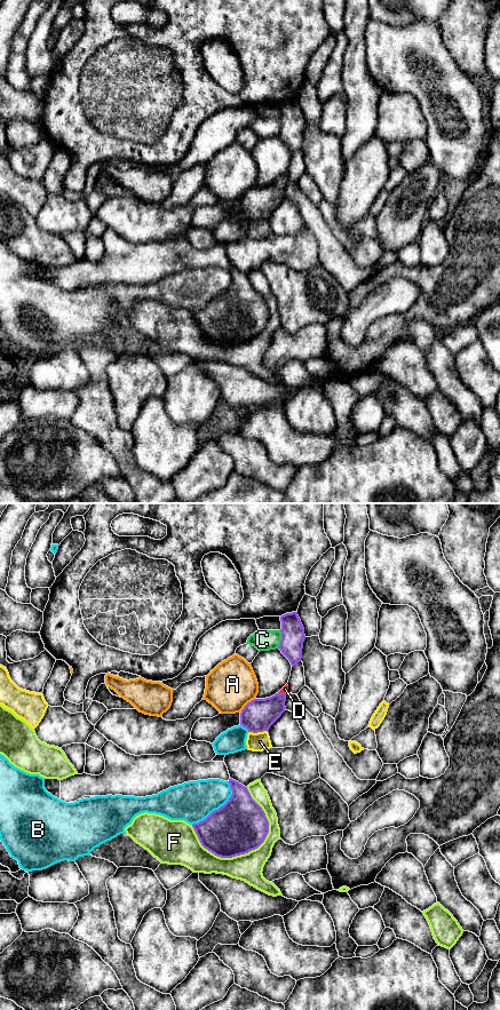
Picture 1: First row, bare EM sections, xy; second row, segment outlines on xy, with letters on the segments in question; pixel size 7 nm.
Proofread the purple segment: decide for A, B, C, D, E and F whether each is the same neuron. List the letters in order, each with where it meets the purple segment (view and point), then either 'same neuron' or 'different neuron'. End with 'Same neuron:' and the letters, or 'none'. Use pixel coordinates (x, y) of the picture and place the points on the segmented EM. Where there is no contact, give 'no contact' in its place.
A: contact xy (247, 704); different neuron
B: contact xy (220, 808); different neuron
C: contact xy (282, 639); different neuron
D: contact xy (283, 693); same neuron
E: contact xy (258, 731); different neuron
F: contact xy (228, 857); different neuron
Same neuron: D

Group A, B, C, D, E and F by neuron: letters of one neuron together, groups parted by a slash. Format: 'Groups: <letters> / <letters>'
Groups: A / B / C / D / E / F

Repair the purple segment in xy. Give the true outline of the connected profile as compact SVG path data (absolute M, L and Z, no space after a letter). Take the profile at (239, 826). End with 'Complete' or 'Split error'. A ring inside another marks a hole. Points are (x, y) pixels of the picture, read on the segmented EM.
M229 779L232 795L219 810L192 827L201 845L221 858L257 849L269 833L269 821L247 787Z. Complete

